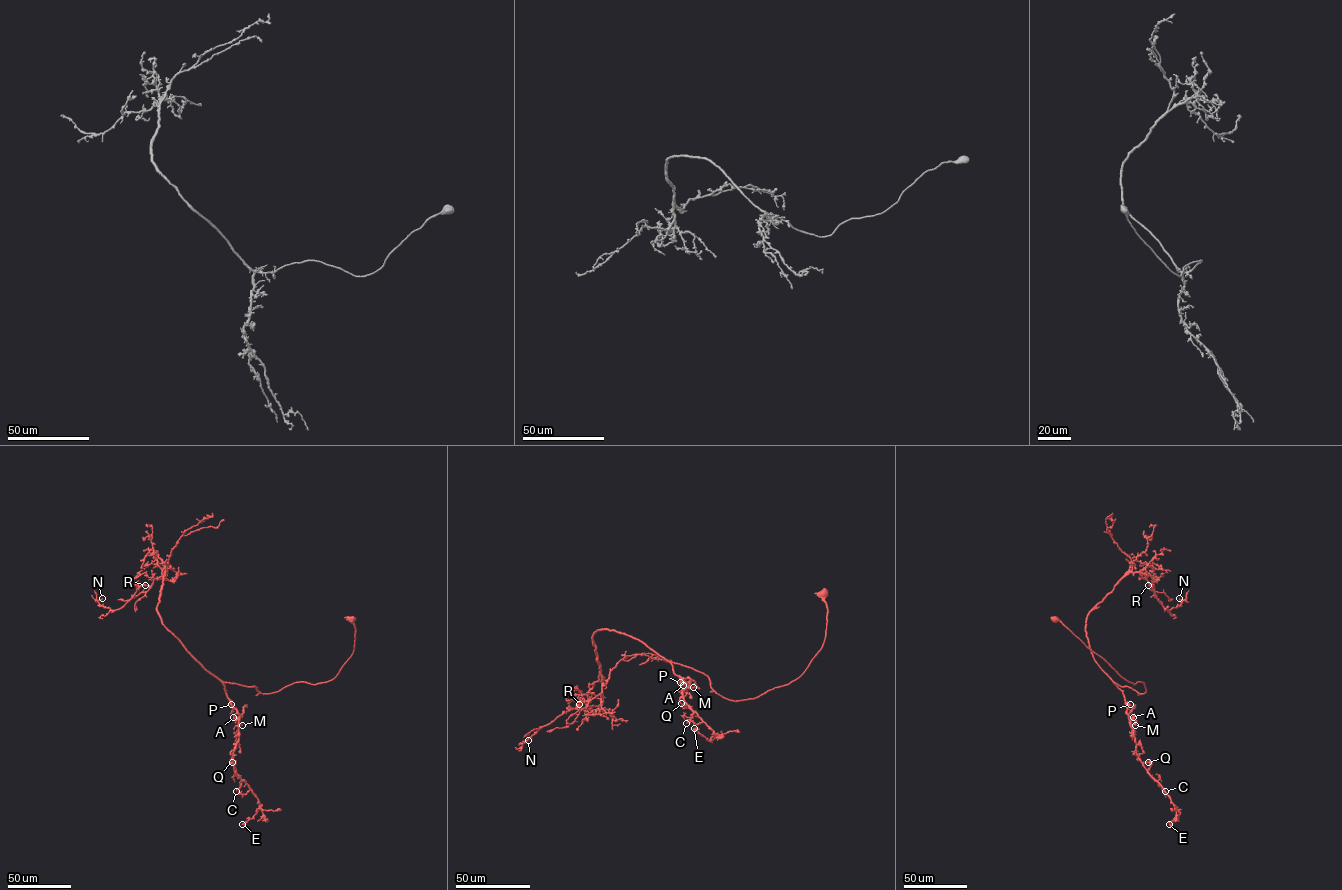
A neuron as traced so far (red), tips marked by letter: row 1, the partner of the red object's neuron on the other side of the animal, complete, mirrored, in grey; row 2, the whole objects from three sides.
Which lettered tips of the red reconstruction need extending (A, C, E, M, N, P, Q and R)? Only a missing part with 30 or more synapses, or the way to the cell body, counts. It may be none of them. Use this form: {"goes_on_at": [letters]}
{"goes_on_at": []}

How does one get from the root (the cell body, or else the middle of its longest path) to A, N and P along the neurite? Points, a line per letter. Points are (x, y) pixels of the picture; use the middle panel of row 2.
A: (822, 595), (823, 644), (796, 679), (734, 700), (706, 675), (671, 662), (690, 679), (683, 685)
N: (822, 595), (826, 635), (805, 670), (739, 700), (636, 638), (600, 629), (592, 641), (602, 692), (528, 740)
P: (822, 595), (823, 644), (796, 679), (734, 700), (718, 694), (706, 675), (671, 662), (680, 682)

